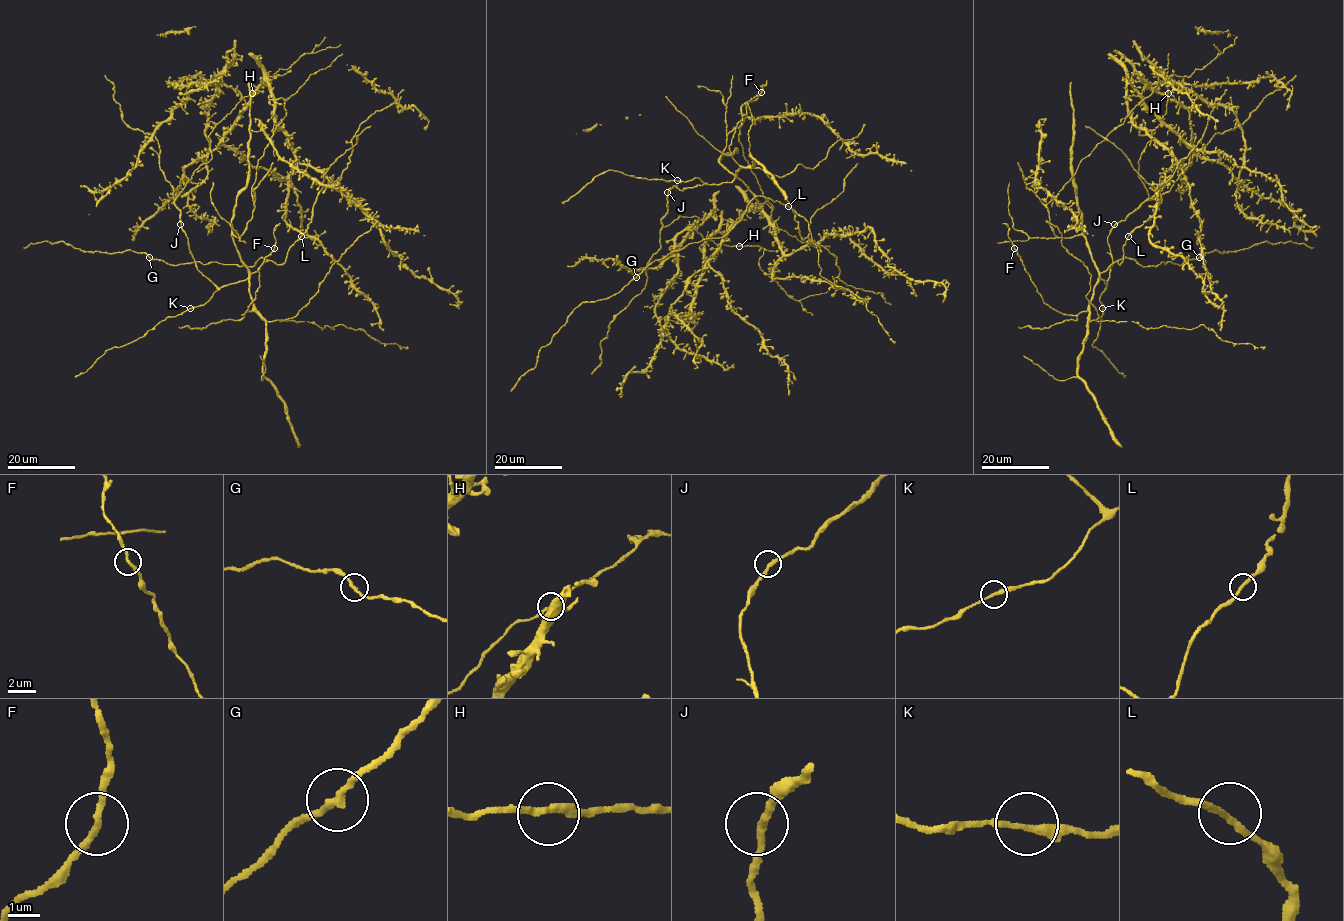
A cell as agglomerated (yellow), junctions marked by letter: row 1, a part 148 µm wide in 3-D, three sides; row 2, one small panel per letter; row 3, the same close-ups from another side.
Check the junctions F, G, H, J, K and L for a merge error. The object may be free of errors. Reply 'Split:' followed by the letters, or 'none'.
Split: none

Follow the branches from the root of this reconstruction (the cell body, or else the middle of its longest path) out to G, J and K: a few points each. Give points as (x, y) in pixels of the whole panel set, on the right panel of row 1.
G: (1128, 236), (1119, 264), (1118, 260), (1129, 258), (1143, 266), (1161, 262), (1181, 265), (1199, 257)
J: (1128, 236), (1123, 260), (1119, 264), (1116, 260), (1100, 275), (1106, 287), (1112, 264), (1107, 238), (1114, 224)
K: (1128, 236), (1123, 246), (1123, 260), (1119, 264), (1116, 260), (1100, 275), (1106, 283), (1099, 300), (1102, 308)

